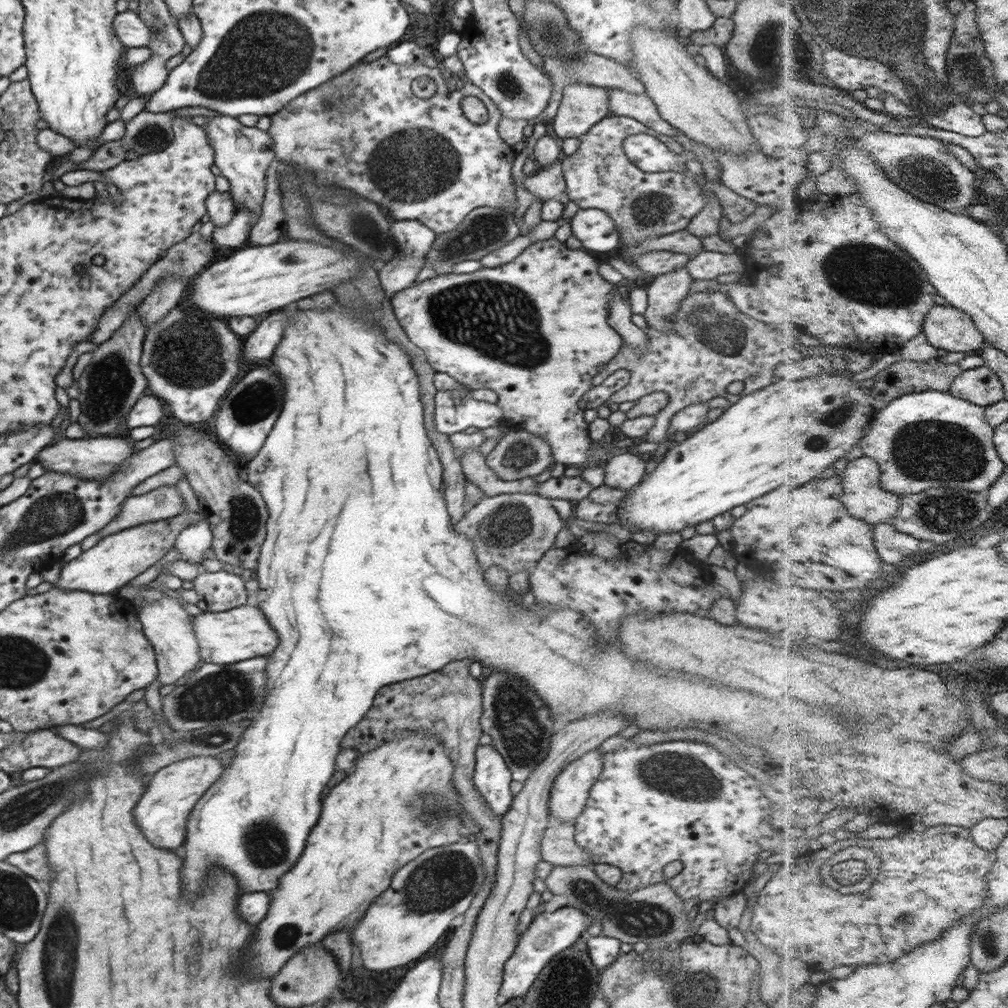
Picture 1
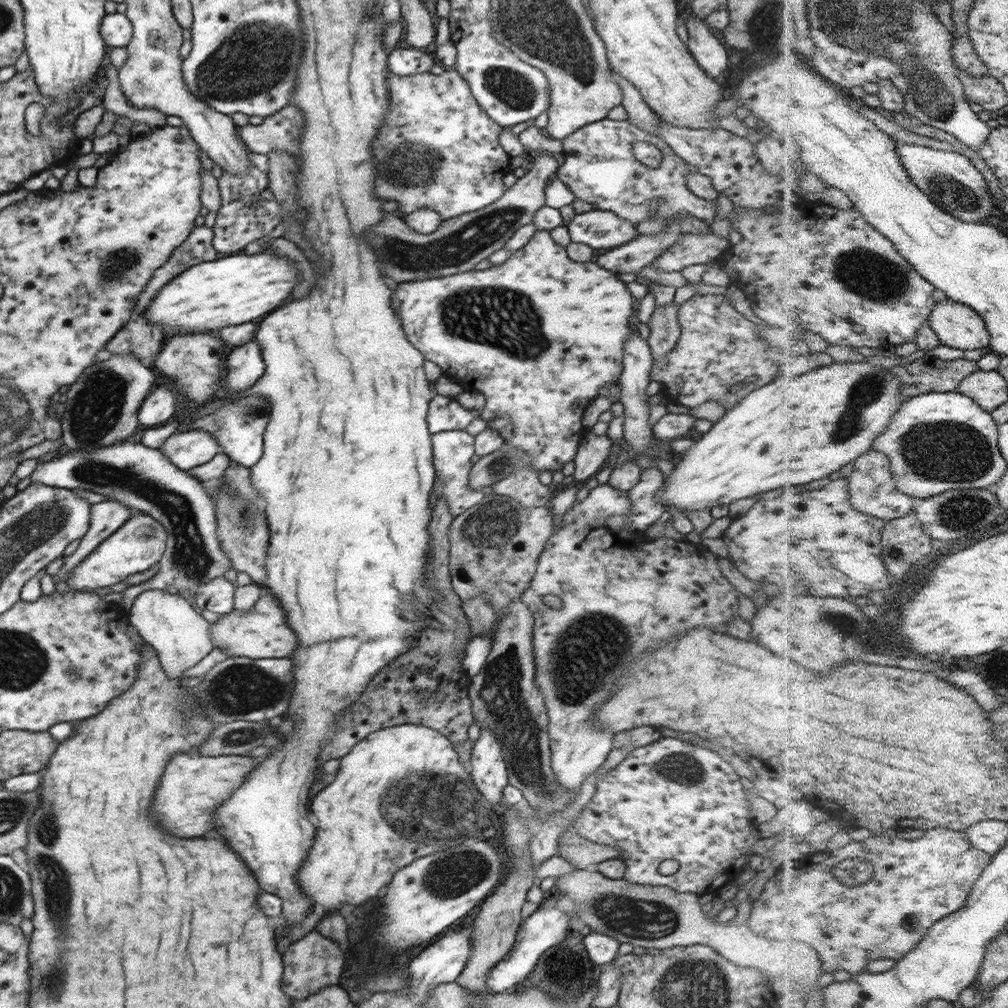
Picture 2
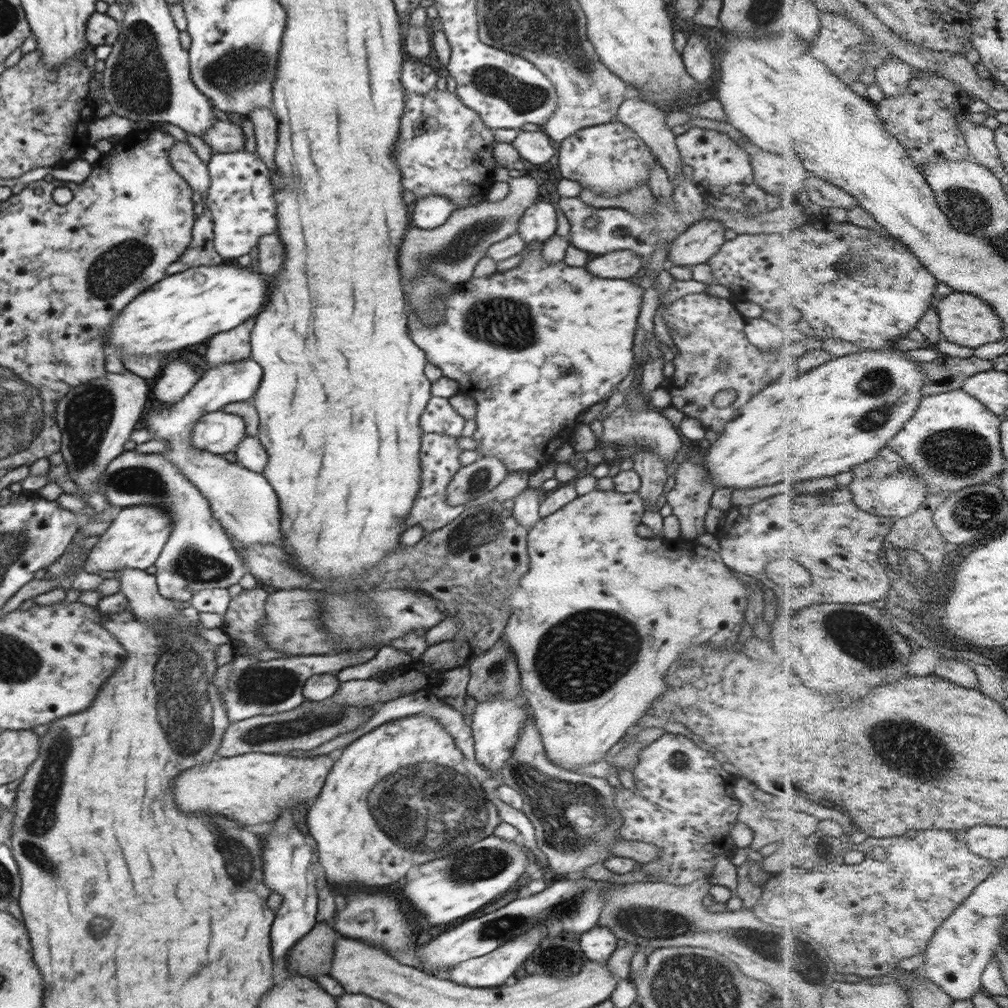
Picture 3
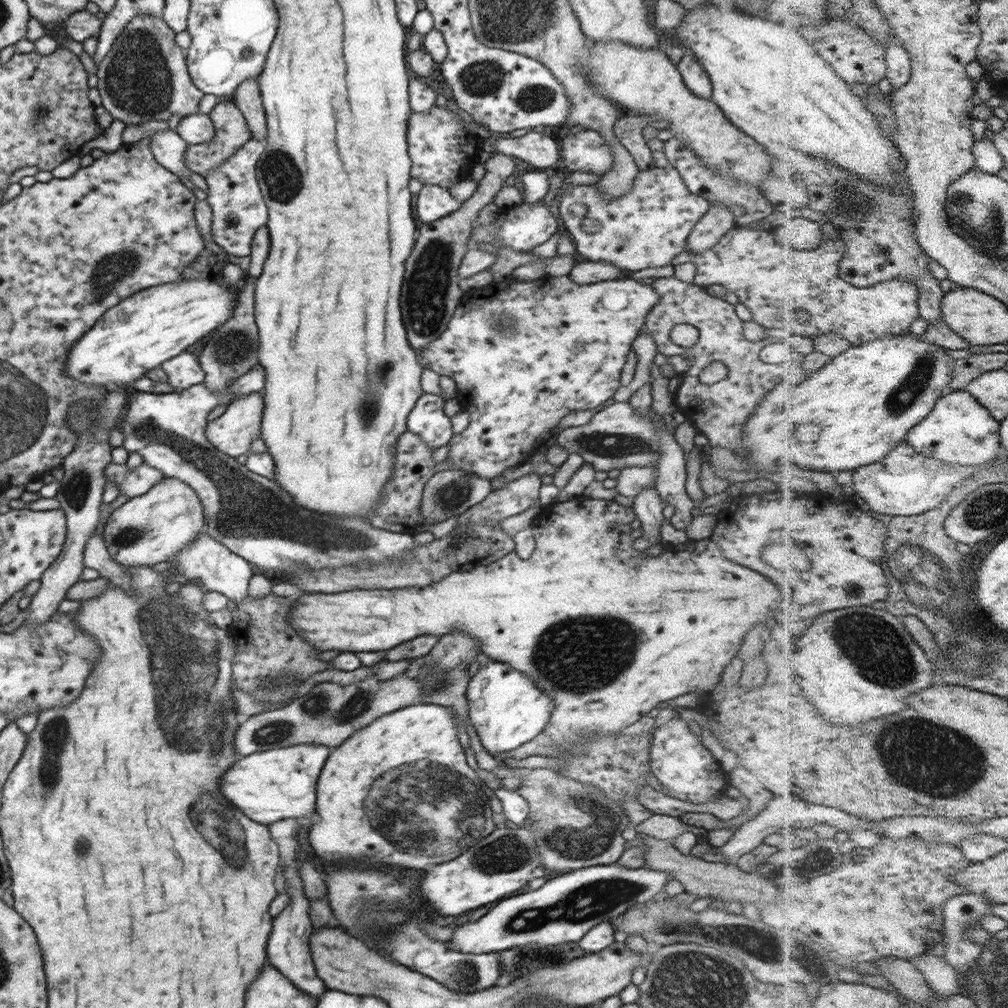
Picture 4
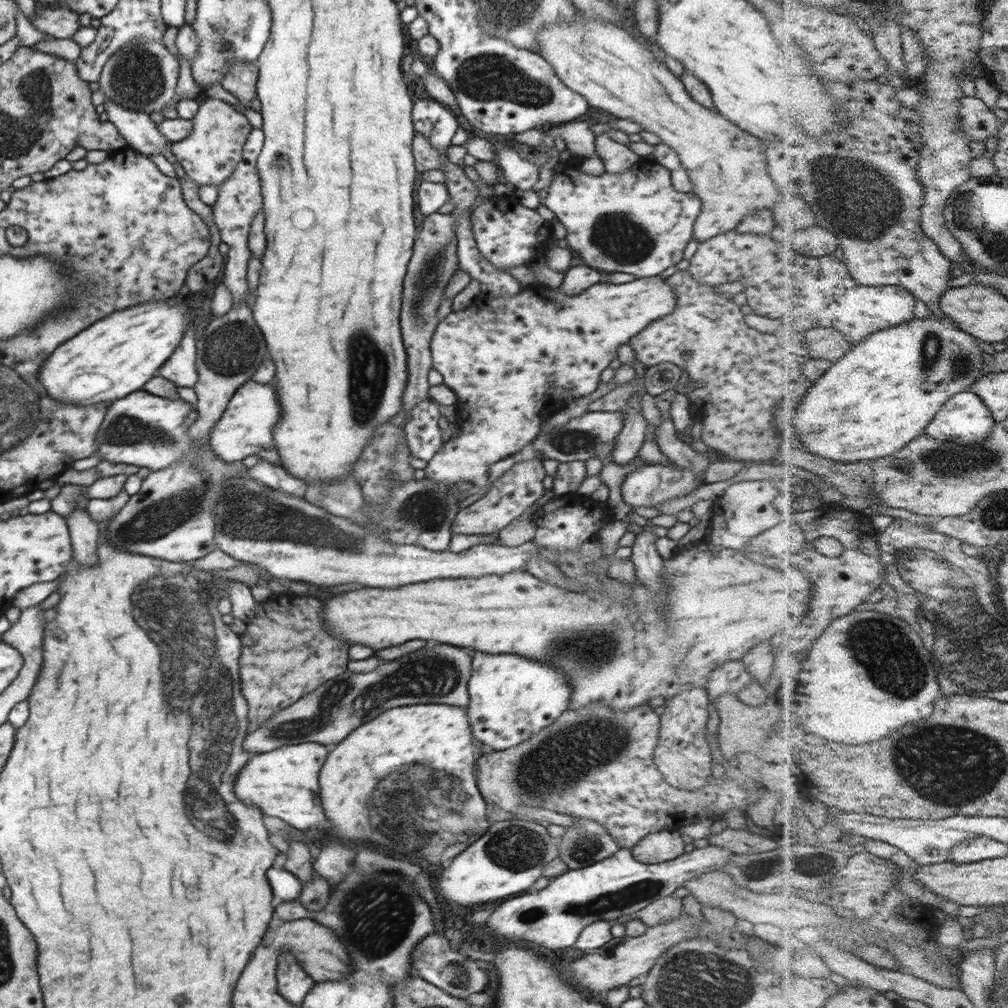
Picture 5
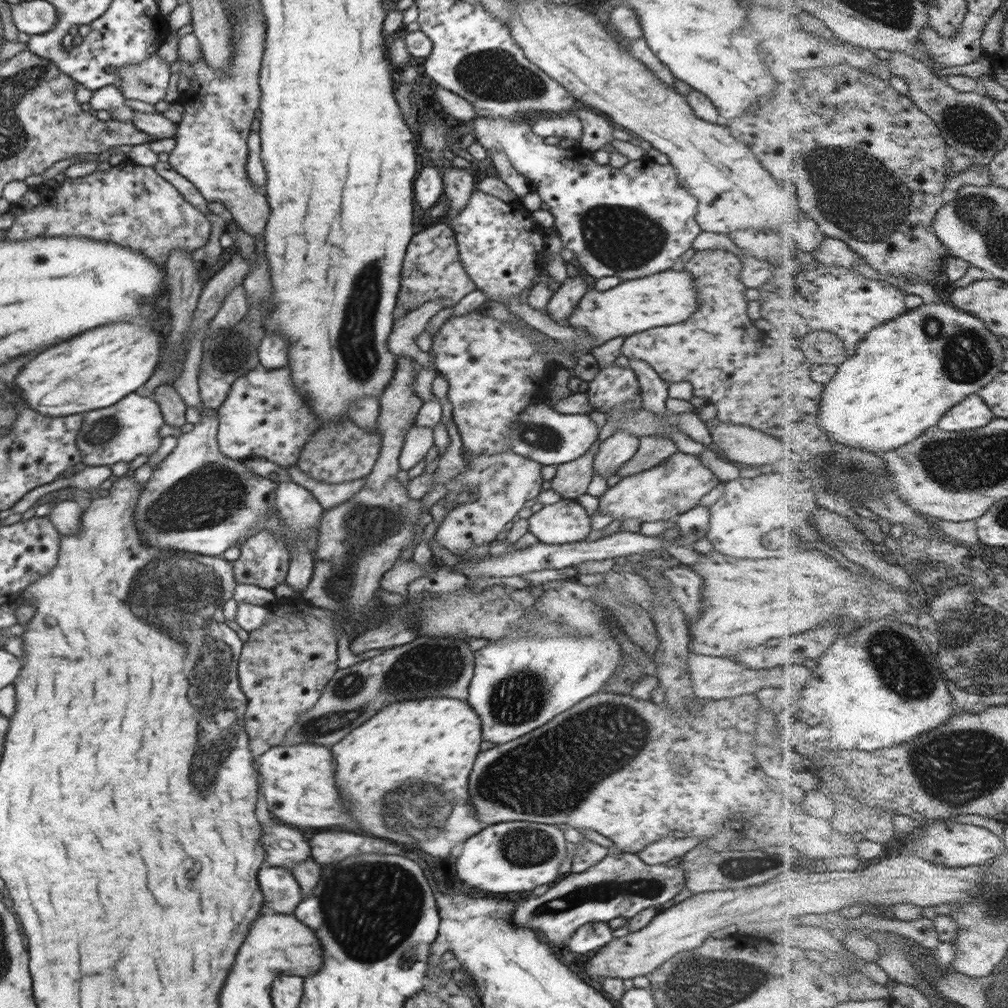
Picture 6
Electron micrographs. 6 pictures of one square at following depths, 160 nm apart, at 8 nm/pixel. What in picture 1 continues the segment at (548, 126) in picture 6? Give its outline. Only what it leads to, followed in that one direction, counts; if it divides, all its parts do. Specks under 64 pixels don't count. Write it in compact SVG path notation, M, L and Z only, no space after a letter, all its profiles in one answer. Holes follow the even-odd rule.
M617 114L604 117L585 133L579 137L580 146L578 146L578 150L564 158L561 163L566 191L569 199L578 204L581 209L598 209L609 214L610 218L613 218L616 223L622 246L633 247L645 238L667 235L680 230L707 204L708 197L703 194L703 189L699 187L698 183L694 182L692 177L678 171L644 172L626 157L622 145L628 136L648 134L658 138L676 154L688 155L687 146L684 146L684 143L678 141L677 138L660 135L659 132L655 132L634 118L618 116Z

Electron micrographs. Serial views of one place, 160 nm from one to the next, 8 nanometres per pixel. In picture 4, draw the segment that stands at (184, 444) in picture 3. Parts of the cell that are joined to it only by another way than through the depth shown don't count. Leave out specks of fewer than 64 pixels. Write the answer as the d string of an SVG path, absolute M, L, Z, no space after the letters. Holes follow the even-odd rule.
M255 364L244 374L223 390L212 392L204 382L180 390L179 393L151 393L134 390L129 396L125 413L117 424L124 440L122 445L128 452L139 452L148 466L153 466L168 478L176 478L194 490L199 498L207 533L226 546L232 553L244 558L264 571L270 570L278 576L289 574L292 570L302 569L302 566L313 568L314 571L322 568L340 568L347 564L359 562L391 562L404 557L412 551L415 541L412 532L395 533L376 528L362 518L342 518L342 516L328 516L318 514L298 506L290 498L290 494L280 488L278 483L254 474L238 463L235 458L225 455L216 448L206 437L206 420L209 412L220 404L230 404L237 396L262 392L266 380L265 368Z

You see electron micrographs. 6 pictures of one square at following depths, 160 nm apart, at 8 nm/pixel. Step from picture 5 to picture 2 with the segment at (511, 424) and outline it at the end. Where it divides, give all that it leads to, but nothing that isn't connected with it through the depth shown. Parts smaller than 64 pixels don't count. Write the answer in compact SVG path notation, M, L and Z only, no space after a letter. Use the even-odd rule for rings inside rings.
M537 230L534 236L520 250L513 252L503 264L494 265L485 270L472 269L452 276L398 283L393 286L396 286L392 296L393 307L401 318L402 328L409 341L424 355L425 360L440 366L441 372L446 376L456 378L464 391L477 390L484 395L486 403L484 409L480 411L480 417L486 422L487 428L496 430L506 444L523 450L529 456L529 466L536 471L560 471L566 462L575 459L578 438L586 430L582 422L584 409L593 398L599 395L599 390L607 382L619 378L623 371L624 345L631 335L628 318L634 312L634 300L628 292L626 283L622 282L615 273L595 262L570 260L565 247L556 244L549 231ZM476 280L478 280L478 326L476 326Z

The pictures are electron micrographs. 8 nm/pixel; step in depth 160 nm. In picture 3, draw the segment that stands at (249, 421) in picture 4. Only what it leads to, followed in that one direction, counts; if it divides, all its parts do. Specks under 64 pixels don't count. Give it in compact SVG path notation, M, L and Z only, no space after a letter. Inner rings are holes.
M222 410L205 414L195 424L191 441L195 449L223 455L235 452L240 441L247 435L246 421L238 414Z

